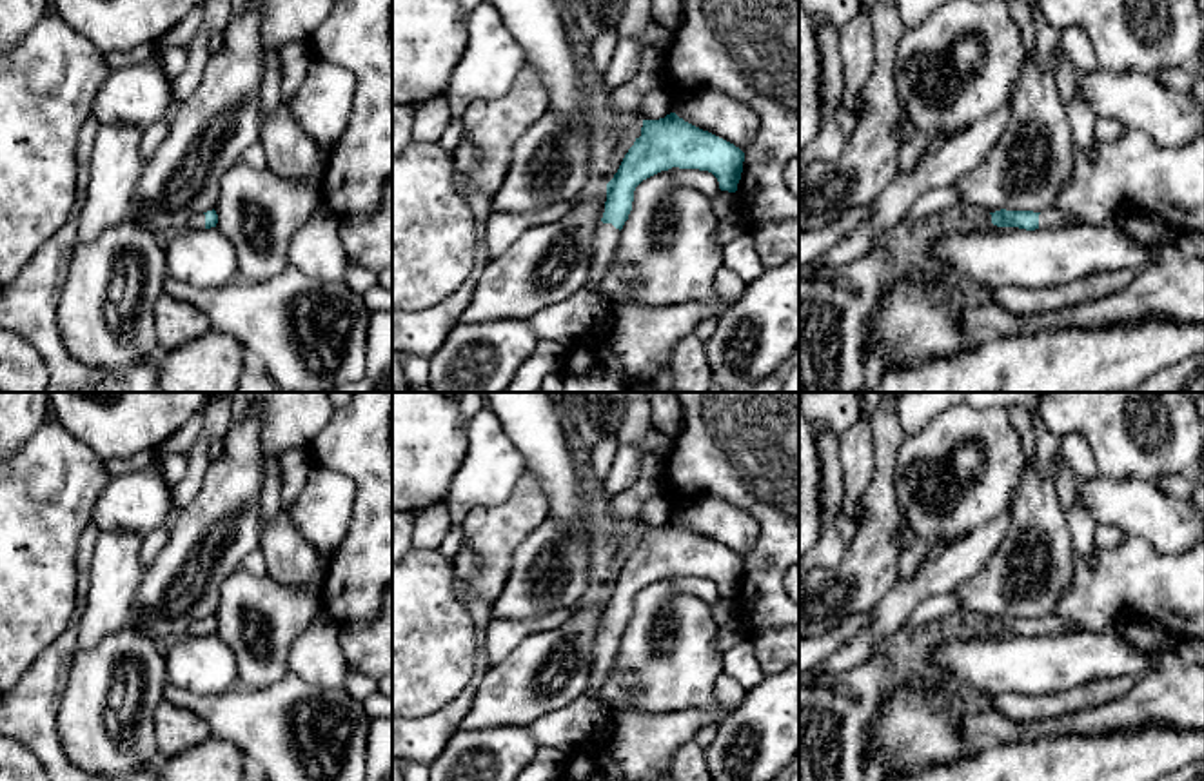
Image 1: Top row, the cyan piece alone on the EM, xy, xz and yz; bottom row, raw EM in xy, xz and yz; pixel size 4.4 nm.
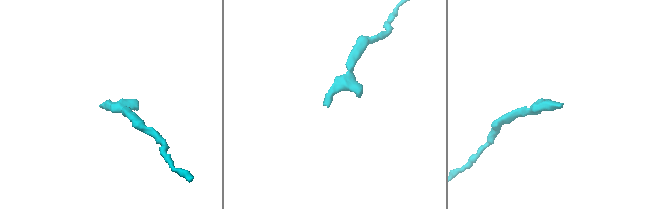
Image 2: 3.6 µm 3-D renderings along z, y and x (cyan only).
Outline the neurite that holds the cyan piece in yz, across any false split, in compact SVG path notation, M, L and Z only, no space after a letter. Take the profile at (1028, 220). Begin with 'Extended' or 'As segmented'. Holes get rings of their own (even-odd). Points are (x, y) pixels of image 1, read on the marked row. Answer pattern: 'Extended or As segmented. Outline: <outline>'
Extended. Outline: M1001 209L990 214L992 214L992 223L997 227L1019 227L1026 231L1055 229L1055 227L1066 227L1084 222L1075 216L1057 213L1053 209L1042 213Z

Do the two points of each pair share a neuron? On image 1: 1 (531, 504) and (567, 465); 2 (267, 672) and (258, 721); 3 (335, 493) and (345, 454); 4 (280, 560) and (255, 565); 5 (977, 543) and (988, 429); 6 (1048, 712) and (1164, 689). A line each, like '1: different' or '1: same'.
1: different
2: different
3: different
4: different
5: different
6: different

